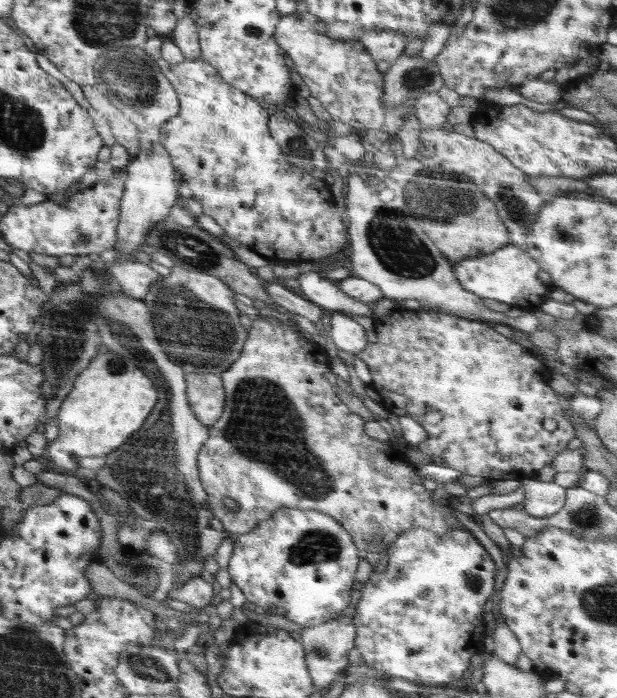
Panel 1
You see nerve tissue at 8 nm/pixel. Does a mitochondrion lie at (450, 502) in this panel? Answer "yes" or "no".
no

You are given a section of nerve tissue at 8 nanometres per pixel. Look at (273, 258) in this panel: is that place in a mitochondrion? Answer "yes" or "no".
no

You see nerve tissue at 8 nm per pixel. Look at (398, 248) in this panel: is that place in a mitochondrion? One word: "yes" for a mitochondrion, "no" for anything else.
yes

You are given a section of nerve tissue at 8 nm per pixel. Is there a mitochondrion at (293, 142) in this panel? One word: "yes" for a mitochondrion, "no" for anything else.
yes

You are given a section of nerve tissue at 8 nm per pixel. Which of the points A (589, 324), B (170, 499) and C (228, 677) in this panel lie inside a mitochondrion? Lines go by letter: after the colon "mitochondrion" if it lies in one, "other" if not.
A: other
B: mitochondrion
C: other

